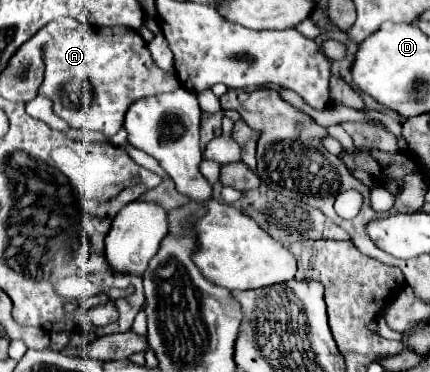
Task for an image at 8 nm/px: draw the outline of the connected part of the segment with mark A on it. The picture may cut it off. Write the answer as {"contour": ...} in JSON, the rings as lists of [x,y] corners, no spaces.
{"contour":[[[80,26],[78,30],[70,30],[44,48],[44,62],[46,74],[40,84],[40,96],[52,100],[52,110],[66,120],[70,128],[98,130],[108,138],[122,128],[124,112],[130,104],[146,96],[174,92],[180,86],[178,76],[154,64],[142,36],[124,26]]]}

